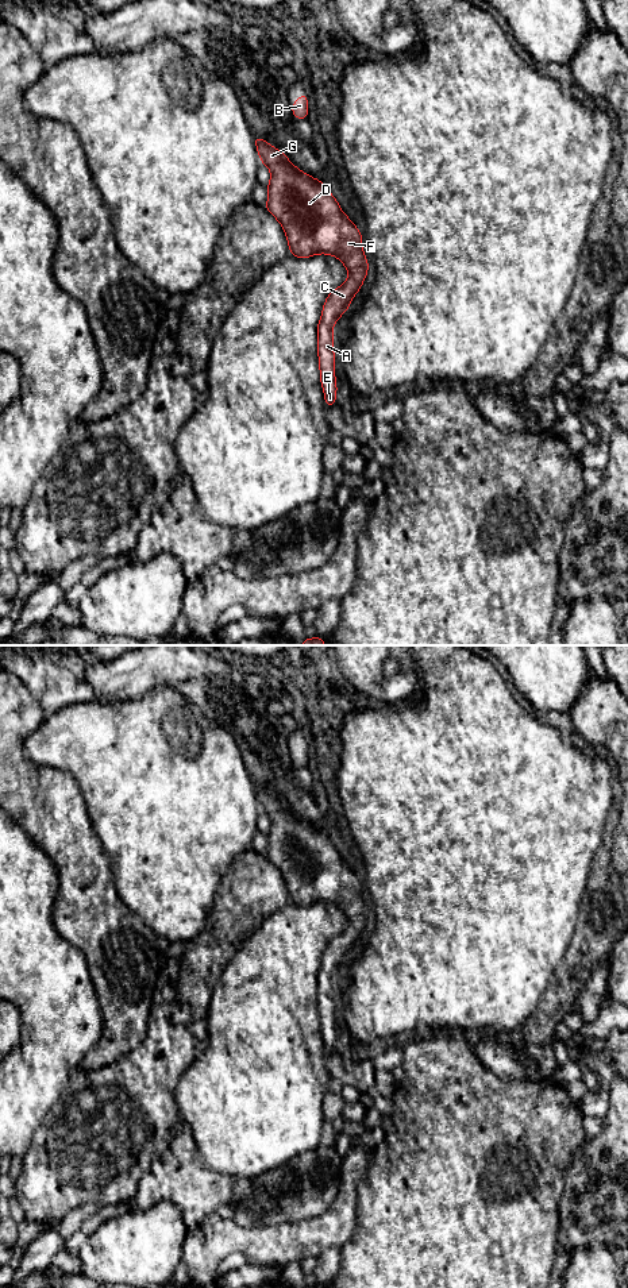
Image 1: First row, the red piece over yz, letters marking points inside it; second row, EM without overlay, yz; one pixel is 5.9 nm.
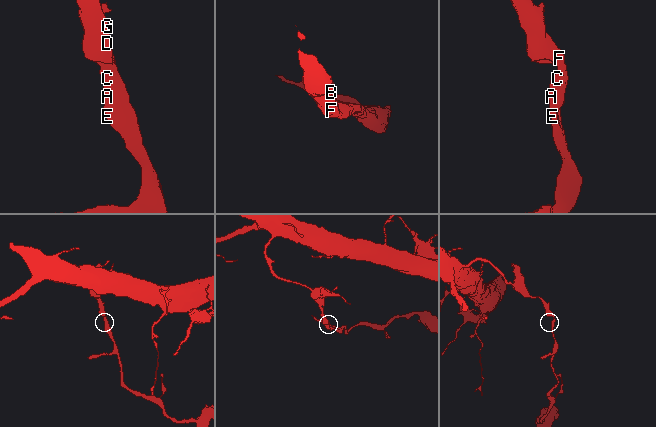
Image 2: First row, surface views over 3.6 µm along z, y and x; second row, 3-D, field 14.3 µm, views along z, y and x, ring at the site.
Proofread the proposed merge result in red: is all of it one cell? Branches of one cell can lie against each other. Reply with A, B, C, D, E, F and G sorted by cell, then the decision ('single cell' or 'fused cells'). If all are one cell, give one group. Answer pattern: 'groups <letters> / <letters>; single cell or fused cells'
groups A B C D E F G; single cell

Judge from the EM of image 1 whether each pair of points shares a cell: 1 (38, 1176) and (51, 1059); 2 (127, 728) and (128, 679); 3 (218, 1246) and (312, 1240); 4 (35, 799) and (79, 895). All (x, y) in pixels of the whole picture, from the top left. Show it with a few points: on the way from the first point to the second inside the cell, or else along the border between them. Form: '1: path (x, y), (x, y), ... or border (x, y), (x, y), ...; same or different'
1: border (64, 1090), (41, 1122), (30, 1144); different
2: border (158, 687), (153, 687), (139, 697), (104, 700); different
3: path (241, 1241), (289, 1241); same
4: path (58, 824), (79, 856), (79, 871); same

